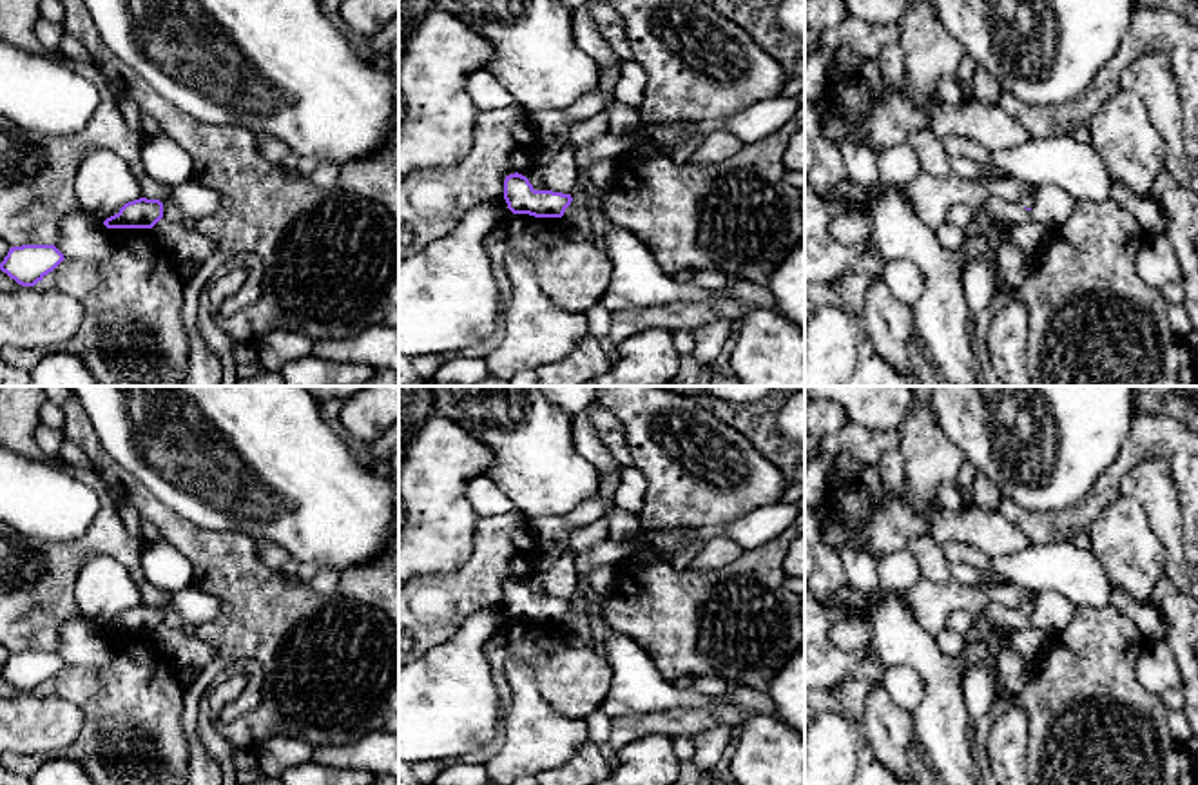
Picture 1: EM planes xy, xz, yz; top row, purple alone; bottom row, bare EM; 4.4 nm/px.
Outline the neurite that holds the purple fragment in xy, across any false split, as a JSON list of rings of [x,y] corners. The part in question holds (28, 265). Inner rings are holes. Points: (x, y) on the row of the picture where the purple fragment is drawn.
[[[22,245],[9,248],[0,270],[22,286],[34,286],[63,259],[54,245]]]

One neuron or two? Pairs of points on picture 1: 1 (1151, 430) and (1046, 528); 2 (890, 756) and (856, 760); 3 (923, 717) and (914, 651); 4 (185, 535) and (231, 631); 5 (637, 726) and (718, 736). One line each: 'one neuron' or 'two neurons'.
1: one neuron
2: two neurons
3: one neuron
4: one neuron
5: two neurons

